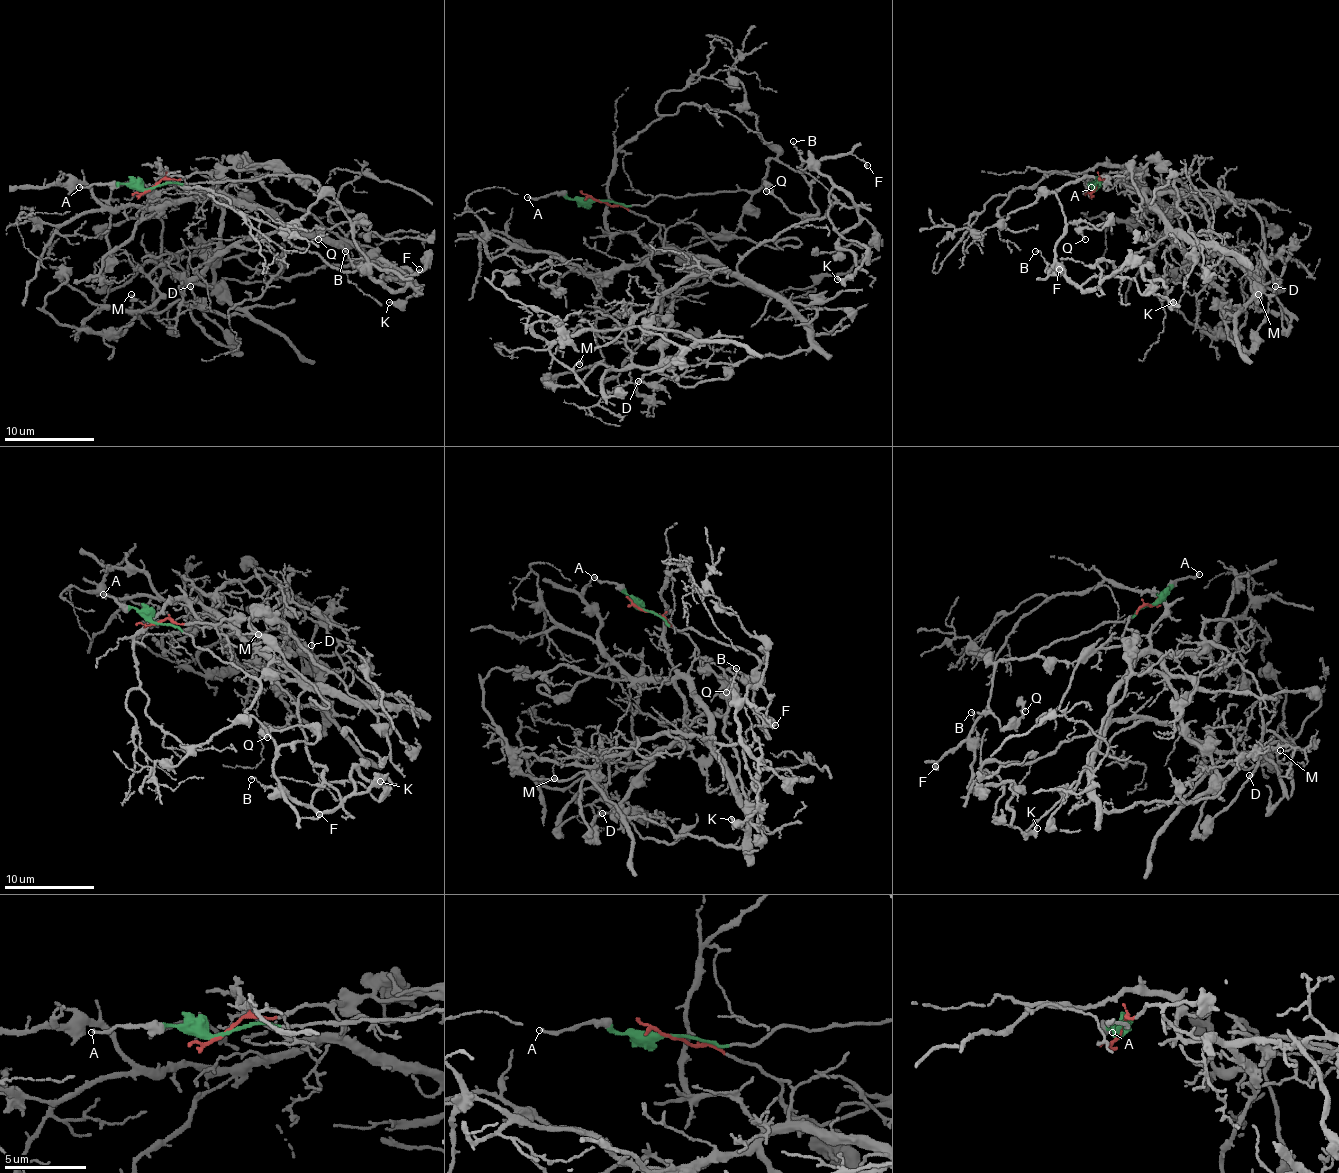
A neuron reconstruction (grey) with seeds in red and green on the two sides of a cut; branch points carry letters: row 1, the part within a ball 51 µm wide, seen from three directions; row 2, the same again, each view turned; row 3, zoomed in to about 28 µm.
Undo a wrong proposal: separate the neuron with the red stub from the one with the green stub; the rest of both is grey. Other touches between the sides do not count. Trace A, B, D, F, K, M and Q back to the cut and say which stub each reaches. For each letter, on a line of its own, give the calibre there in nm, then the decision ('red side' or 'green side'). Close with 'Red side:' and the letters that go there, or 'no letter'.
A: calibre 180 nm; green side
B: calibre 120 nm; green side
D: calibre 170 nm; red side
F: calibre 180 nm; green side
K: calibre 280 nm; green side
M: calibre 180 nm; red side
Q: calibre 150 nm; green side
Red side: D, M

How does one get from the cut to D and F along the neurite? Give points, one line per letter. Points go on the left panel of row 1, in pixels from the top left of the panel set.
D: (150, 188), (218, 183), (200, 192), (224, 197), (215, 282), (245, 314), (191, 318), (233, 350), (191, 287)
F: (150, 188), (278, 174), (310, 177), (344, 213), (359, 251), (370, 262), (402, 276), (415, 276), (420, 269)

